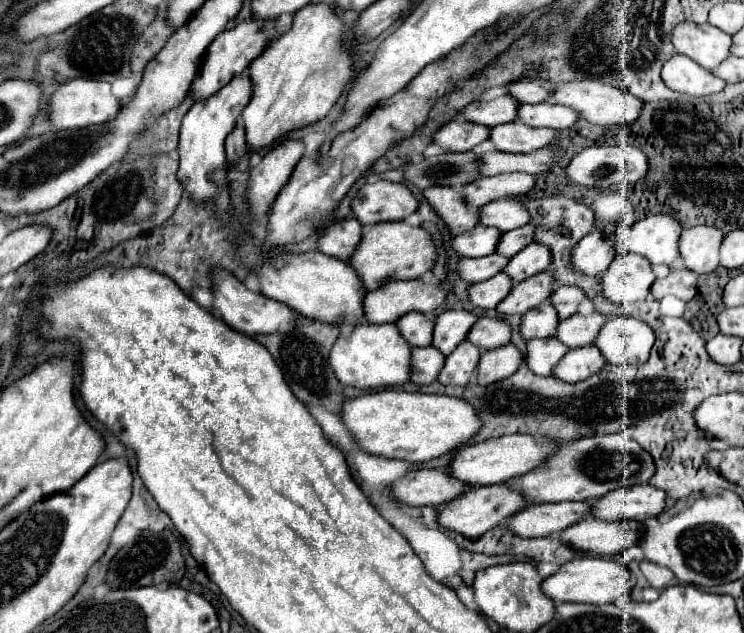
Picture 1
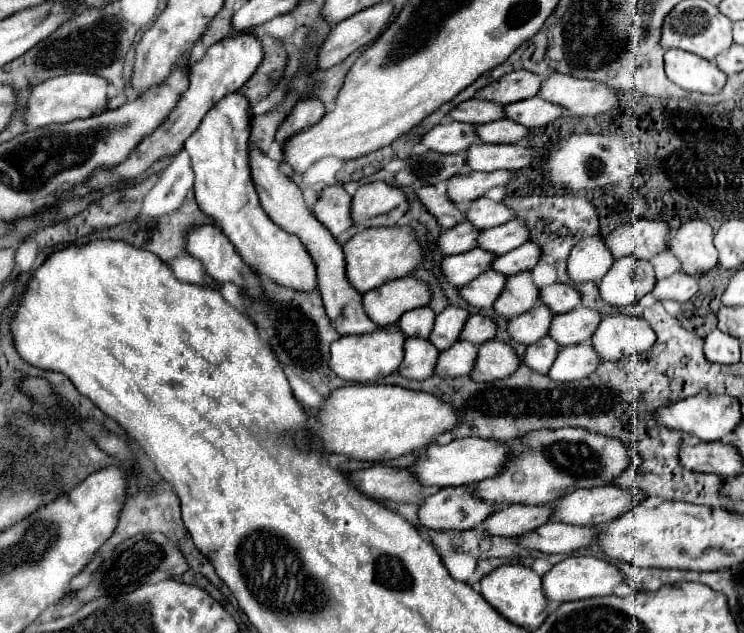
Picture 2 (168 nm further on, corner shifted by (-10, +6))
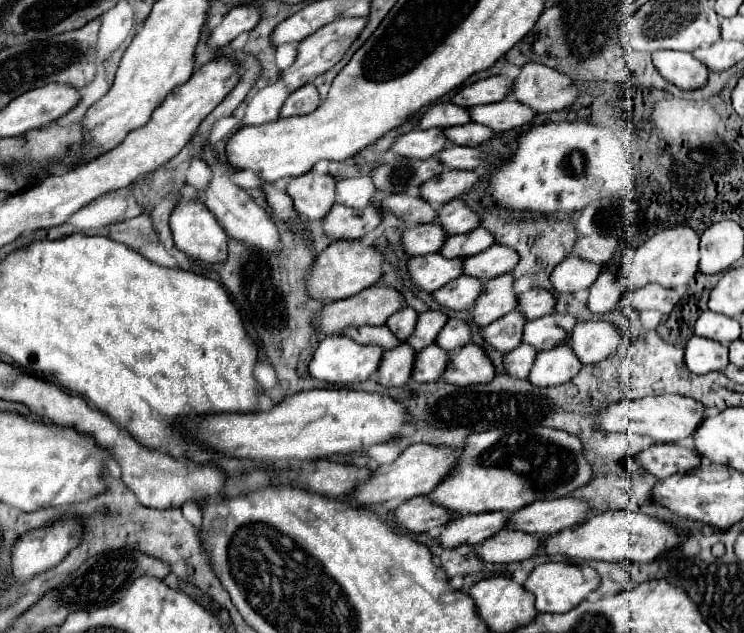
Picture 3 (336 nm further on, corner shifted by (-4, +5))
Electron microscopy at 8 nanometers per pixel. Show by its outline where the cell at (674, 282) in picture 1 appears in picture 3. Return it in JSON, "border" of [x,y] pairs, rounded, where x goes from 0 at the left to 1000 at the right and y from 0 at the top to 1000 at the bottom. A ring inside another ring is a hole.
{"border":[[[868,450],[855,460],[844,460],[833,472],[833,488],[839,498],[847,491],[887,491],[887,494],[901,494],[906,482],[911,479],[914,463],[909,457],[895,457],[887,450]]]}

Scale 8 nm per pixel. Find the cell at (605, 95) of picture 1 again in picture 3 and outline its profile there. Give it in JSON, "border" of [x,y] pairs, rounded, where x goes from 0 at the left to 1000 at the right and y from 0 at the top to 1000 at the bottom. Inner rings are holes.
{"border":[[[707,100],[688,134],[685,153],[723,179],[753,175],[772,163],[777,141],[772,128],[726,100]]]}

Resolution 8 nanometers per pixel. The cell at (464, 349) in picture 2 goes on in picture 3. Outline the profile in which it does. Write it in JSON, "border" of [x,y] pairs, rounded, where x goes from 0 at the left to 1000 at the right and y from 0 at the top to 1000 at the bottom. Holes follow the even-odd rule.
{"border":[[[575,545],[567,555],[559,558],[556,583],[554,583],[554,602],[559,605],[578,605],[589,602],[599,583],[602,558],[597,551],[589,551],[589,545]]]}

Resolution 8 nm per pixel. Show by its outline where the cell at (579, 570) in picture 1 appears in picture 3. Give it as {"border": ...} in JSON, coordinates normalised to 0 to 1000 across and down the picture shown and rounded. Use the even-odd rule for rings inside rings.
{"border":[[[728,889],[723,893],[712,912],[704,921],[704,930],[712,934],[720,943],[720,962],[726,968],[761,968],[769,959],[774,959],[780,949],[788,946],[788,940],[798,930],[804,930],[806,912],[793,893],[769,893],[769,889]]]}

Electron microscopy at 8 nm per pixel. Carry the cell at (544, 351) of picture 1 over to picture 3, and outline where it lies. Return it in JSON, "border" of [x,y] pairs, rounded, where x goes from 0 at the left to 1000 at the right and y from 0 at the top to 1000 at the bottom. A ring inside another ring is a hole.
{"border":[[[699,545],[677,561],[677,567],[675,567],[677,586],[685,596],[707,599],[712,589],[712,580],[718,573],[718,564],[720,564],[720,551],[712,551],[712,545]]]}

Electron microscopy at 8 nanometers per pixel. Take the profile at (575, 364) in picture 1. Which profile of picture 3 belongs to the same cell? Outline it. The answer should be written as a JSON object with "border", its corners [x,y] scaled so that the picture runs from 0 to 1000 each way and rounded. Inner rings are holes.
{"border":[[[750,545],[720,561],[710,602],[723,611],[742,611],[766,602],[780,583],[782,573],[777,570],[777,564],[772,564],[769,551],[763,545]]]}

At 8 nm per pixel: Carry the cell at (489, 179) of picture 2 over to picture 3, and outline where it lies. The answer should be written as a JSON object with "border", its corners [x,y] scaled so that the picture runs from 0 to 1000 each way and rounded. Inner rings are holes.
{"border":[[[594,270],[586,283],[581,280],[565,295],[565,311],[575,318],[581,327],[591,327],[599,318],[626,305],[642,286],[637,270]]]}

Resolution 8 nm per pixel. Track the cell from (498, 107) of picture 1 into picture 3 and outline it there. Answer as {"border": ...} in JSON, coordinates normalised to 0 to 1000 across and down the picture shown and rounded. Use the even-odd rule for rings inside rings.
{"border":[[[591,163],[591,166],[581,166],[575,169],[575,175],[565,185],[562,204],[581,204],[581,201],[608,201],[608,197],[624,197],[629,194],[629,175],[610,166],[610,163]]]}

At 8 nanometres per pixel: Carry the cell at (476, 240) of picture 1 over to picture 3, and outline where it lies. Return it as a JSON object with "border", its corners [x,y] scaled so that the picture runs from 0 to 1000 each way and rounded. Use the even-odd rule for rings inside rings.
{"border":[[[570,352],[570,355],[556,355],[540,365],[538,384],[543,397],[556,406],[556,403],[575,403],[583,400],[594,390],[599,368],[594,368],[589,352]]]}

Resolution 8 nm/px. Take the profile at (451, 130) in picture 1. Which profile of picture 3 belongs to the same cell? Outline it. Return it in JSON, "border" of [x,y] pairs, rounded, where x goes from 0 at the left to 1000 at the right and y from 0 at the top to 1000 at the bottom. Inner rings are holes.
{"border":[[[556,204],[543,213],[535,213],[527,226],[524,239],[532,245],[548,248],[548,251],[573,251],[602,232],[605,223],[599,223],[594,204]]]}

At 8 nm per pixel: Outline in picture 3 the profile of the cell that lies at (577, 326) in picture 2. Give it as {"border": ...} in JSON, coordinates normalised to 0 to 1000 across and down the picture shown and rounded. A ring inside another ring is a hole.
{"border":[[[737,494],[728,504],[707,507],[702,542],[715,545],[720,555],[734,555],[753,545],[753,526],[766,532],[769,520],[774,513],[774,504],[769,498],[753,498],[753,494]]]}

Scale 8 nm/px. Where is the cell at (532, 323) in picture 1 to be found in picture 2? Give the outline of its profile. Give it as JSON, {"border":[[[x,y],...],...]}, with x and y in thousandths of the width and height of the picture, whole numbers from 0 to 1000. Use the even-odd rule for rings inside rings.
{"border":[[[726,480],[723,487],[715,487],[688,502],[683,509],[683,524],[694,540],[702,540],[710,547],[734,531],[742,502],[745,502],[745,493],[734,480]]]}

